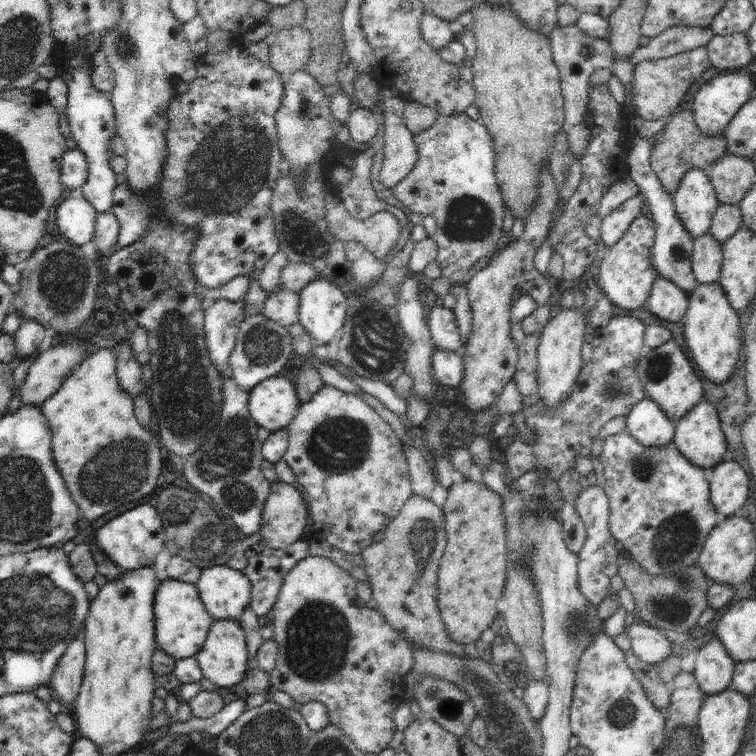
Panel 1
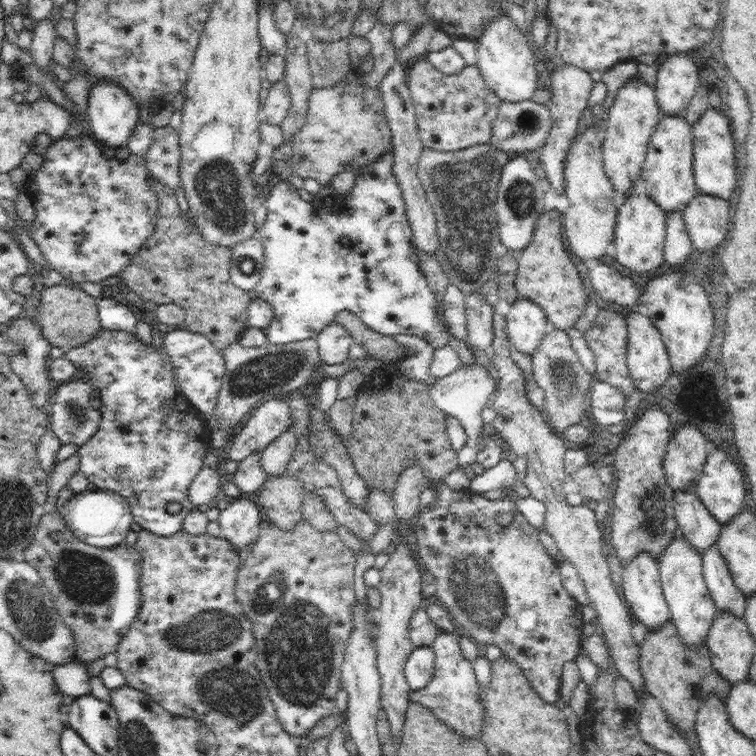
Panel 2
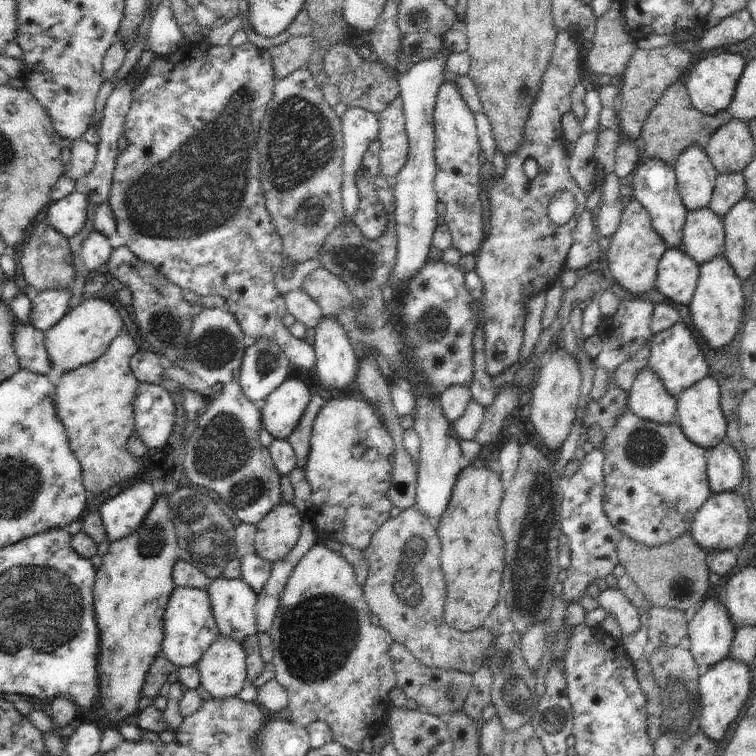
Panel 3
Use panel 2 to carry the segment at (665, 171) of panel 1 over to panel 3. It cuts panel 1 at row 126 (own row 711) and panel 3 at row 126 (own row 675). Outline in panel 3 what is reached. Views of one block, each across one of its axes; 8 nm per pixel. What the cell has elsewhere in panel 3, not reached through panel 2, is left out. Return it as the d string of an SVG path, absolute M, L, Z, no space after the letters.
M677 80L675 84L671 84L671 86L661 94L661 98L657 100L657 104L653 106L653 110L651 110L649 116L645 118L645 124L643 124L641 136L639 136L639 146L643 148L643 154L645 154L647 158L663 160L663 162L667 162L667 164L673 168L677 156L679 156L683 150L687 150L689 146L699 146L699 148L703 150L703 148L707 146L711 134L713 134L717 128L721 128L723 124L727 124L729 120L731 120L729 110L717 112L717 114L713 114L713 116L699 112L699 110L691 104L687 86L681 84L681 80Z

